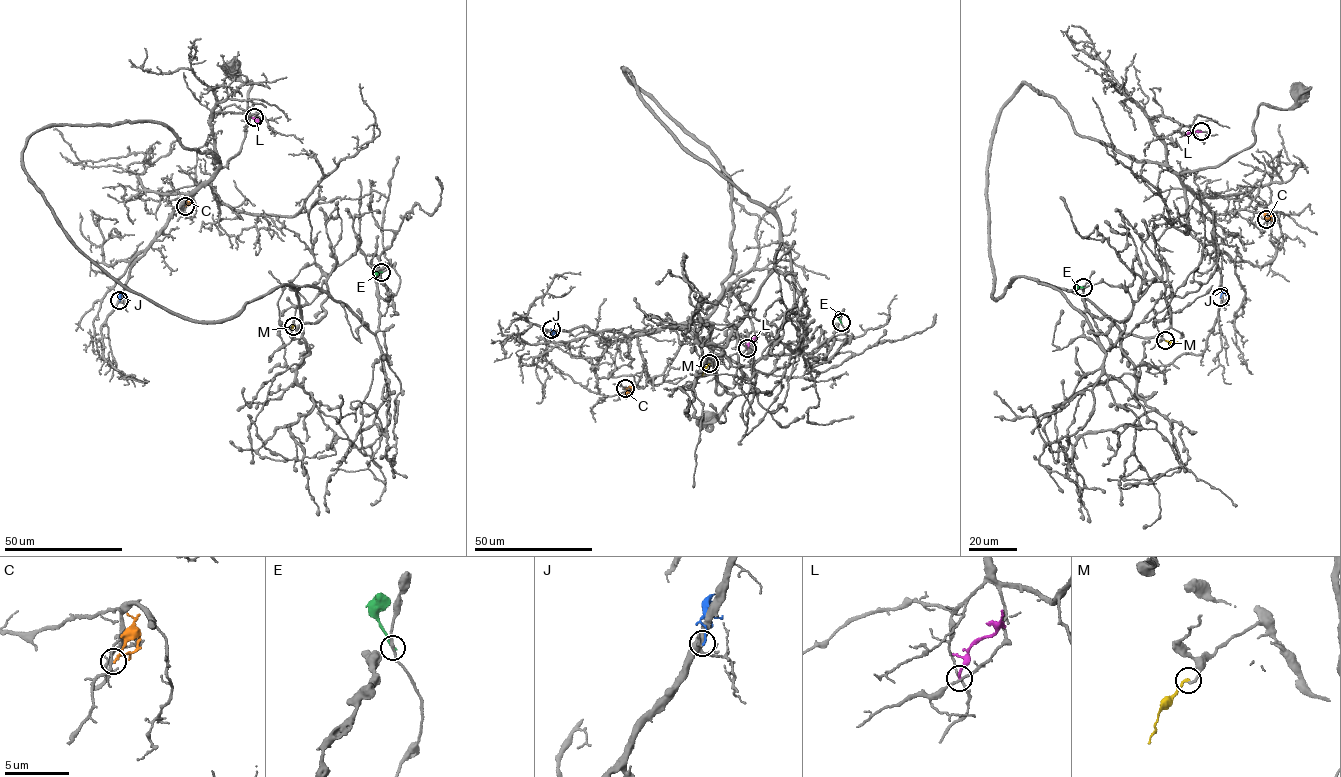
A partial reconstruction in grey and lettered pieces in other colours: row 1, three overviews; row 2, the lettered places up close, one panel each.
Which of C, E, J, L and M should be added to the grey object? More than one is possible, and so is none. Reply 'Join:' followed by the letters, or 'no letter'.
Join: no letter

